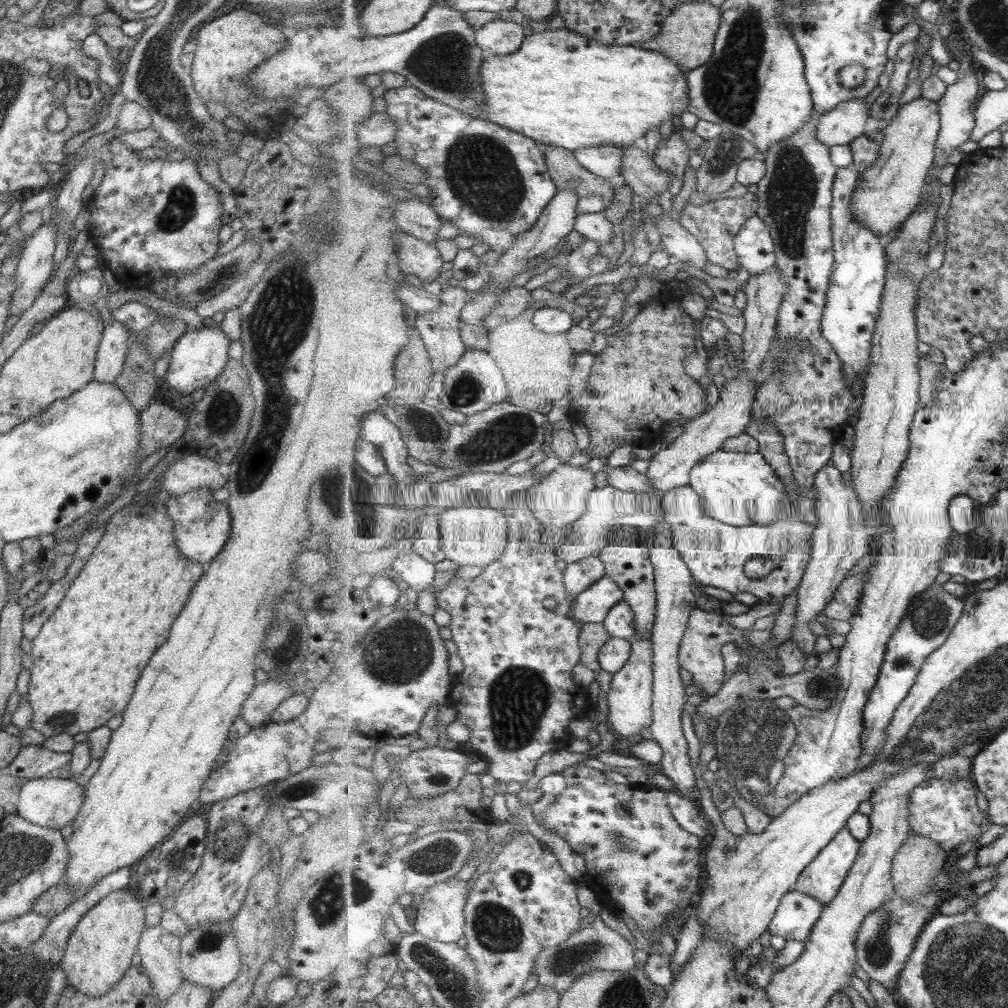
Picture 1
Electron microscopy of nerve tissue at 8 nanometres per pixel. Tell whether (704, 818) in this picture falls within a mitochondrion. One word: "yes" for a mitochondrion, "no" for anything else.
no

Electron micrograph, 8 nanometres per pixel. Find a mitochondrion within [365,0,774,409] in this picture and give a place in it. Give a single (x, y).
(730, 85)

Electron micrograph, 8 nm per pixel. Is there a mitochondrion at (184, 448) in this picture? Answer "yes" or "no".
no

